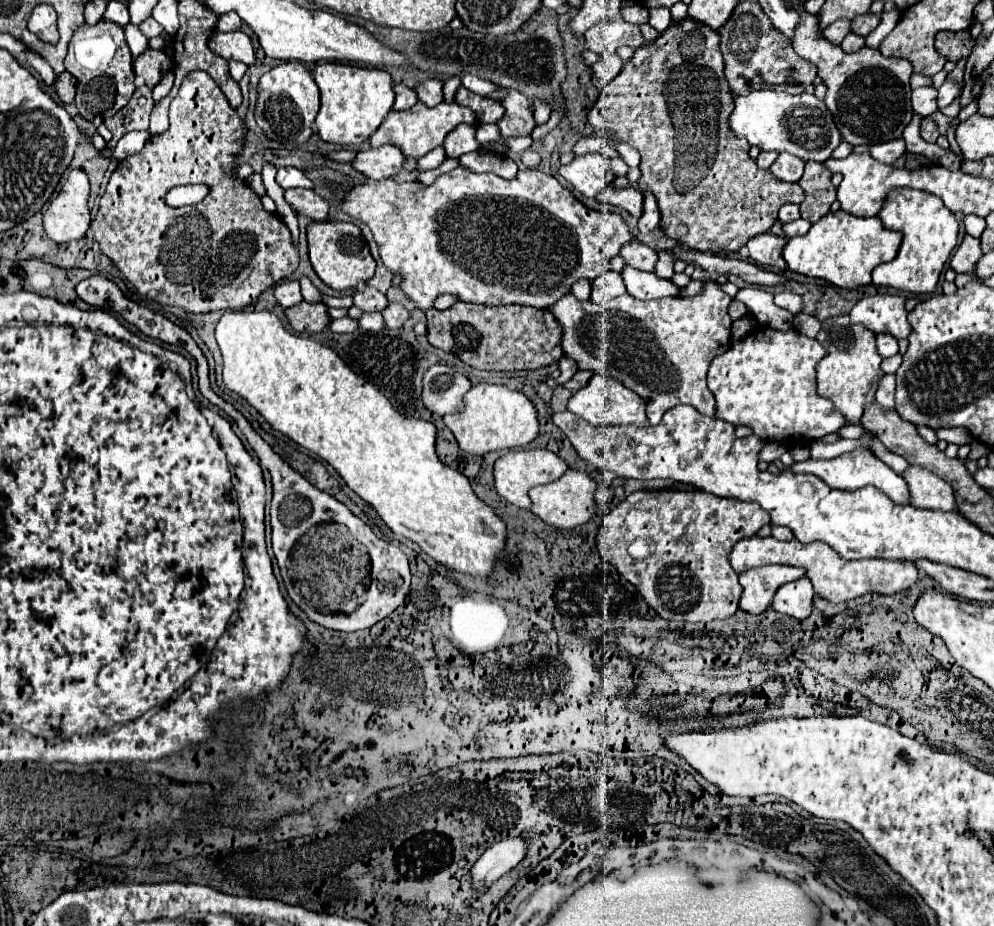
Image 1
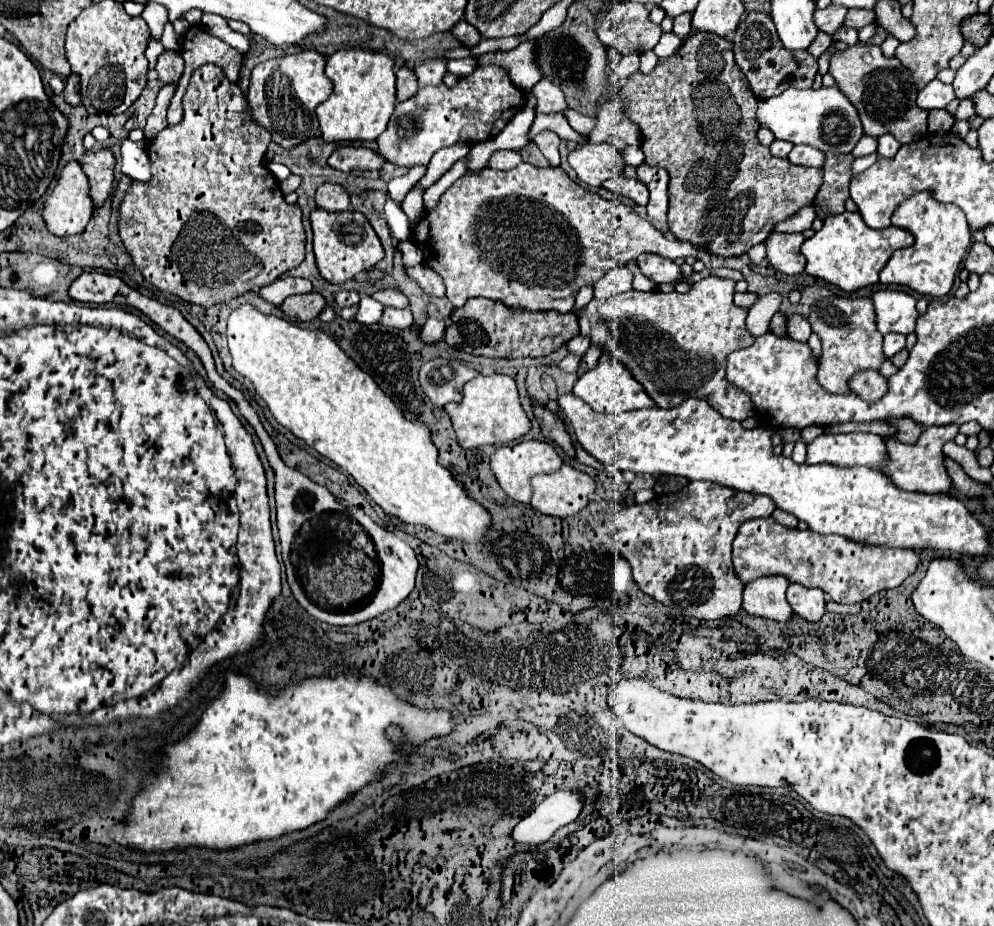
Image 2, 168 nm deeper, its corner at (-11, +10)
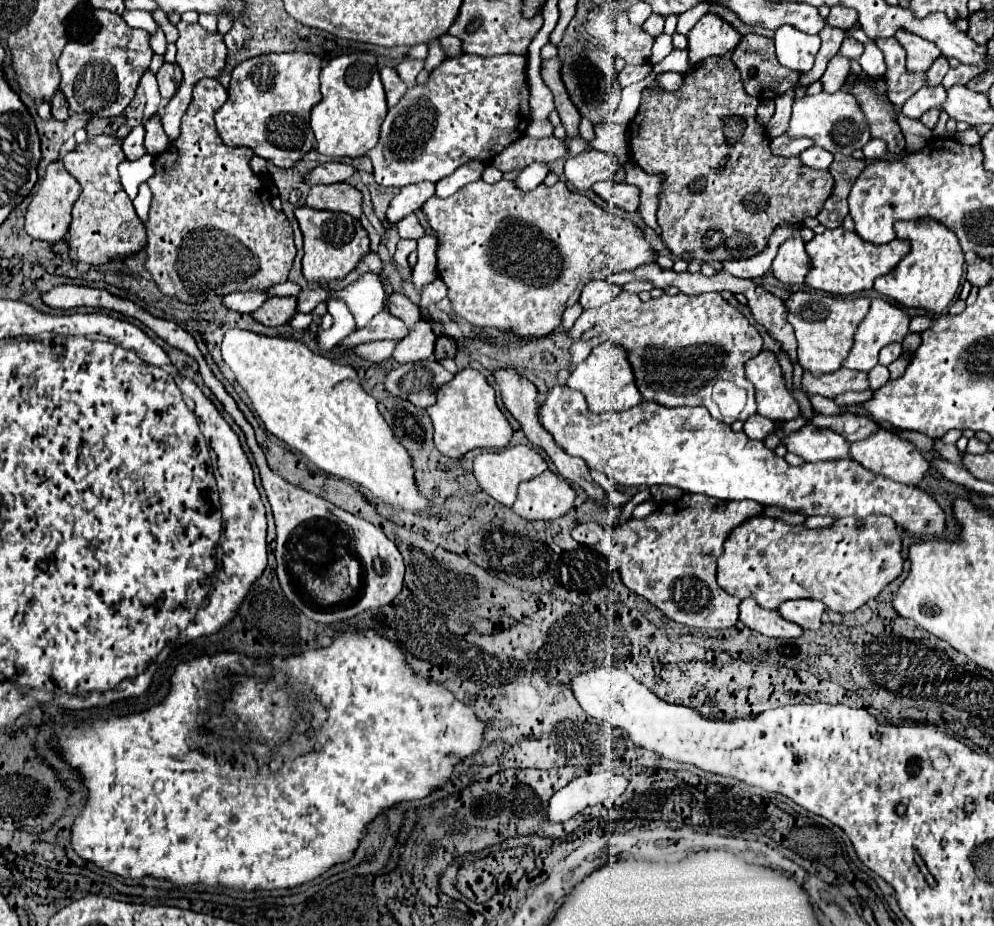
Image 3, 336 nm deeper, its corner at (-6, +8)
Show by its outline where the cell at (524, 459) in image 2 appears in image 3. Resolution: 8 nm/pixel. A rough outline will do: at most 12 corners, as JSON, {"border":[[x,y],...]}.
{"border":[[524,444],[482,452],[474,460],[478,484],[512,506],[520,482],[548,468]]}

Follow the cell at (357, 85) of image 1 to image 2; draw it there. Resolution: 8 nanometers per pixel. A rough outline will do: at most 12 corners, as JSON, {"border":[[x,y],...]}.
{"border":[[339,50],[315,108],[325,142],[371,142],[395,108],[393,58]]}

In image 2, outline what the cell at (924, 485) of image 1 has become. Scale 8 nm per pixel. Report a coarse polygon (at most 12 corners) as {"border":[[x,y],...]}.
{"border":[[959,426],[887,438],[885,476],[899,490],[949,494],[943,444]]}

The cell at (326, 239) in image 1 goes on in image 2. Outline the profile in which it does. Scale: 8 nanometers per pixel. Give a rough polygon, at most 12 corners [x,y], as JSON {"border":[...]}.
{"border":[[311,212],[321,276],[343,284],[383,258],[361,212]]}

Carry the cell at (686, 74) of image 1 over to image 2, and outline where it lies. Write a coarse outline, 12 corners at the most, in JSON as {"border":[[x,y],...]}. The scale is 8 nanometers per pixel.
{"border":[[693,32],[619,88],[669,230],[741,256],[821,168],[757,140],[731,42]]}

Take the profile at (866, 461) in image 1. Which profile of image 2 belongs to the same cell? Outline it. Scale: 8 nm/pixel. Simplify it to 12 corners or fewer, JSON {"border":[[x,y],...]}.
{"border":[[821,434],[807,444],[807,464],[885,464],[875,434]]}

